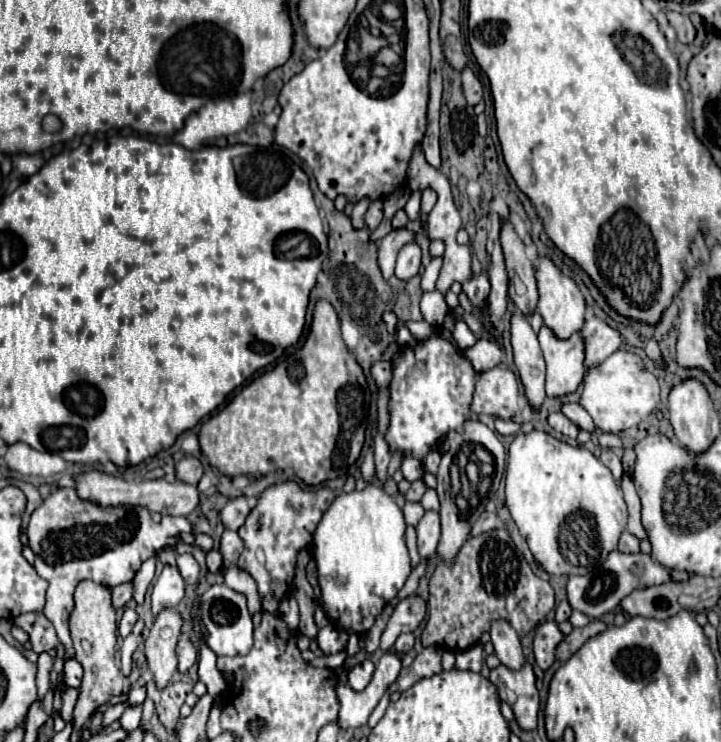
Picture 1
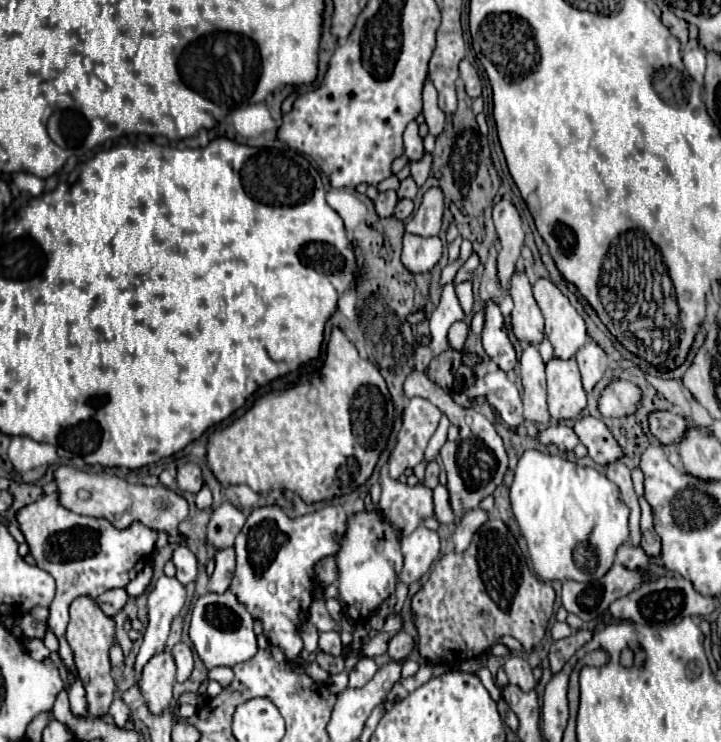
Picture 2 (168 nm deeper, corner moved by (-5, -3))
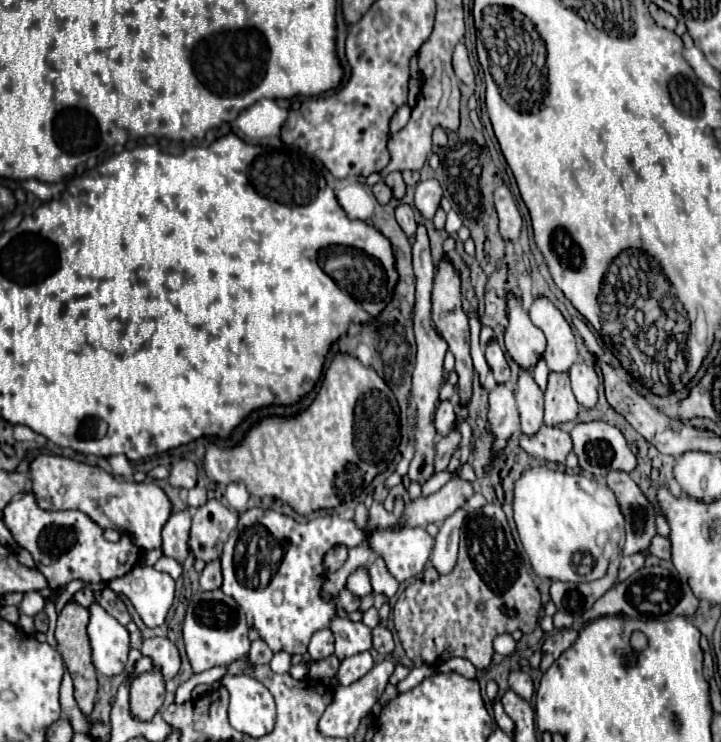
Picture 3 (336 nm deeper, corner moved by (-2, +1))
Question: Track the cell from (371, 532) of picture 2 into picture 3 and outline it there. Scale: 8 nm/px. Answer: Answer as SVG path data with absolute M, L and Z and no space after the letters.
M366 566L356 568L356 570L348 576L346 588L348 588L354 596L358 596L358 598L364 598L366 594L372 594L372 584L370 584L370 576L368 576L368 568L366 568Z

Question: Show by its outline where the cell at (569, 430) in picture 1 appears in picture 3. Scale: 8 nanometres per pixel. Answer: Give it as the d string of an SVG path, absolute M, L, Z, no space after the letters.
M542 426L534 436L520 434L520 446L534 458L564 462L572 450L572 438L558 426Z

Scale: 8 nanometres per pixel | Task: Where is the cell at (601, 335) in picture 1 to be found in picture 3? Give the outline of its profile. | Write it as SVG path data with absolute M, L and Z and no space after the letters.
M584 360L574 362L572 368L570 368L570 380L572 380L572 390L574 390L576 400L578 400L582 406L592 408L592 406L596 404L596 400L598 400L596 388L598 388L598 384L600 384L594 366L586 364Z

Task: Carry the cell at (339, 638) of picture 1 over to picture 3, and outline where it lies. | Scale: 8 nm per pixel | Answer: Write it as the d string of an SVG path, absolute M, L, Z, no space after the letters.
M328 628L314 632L310 646L308 646L308 654L312 660L322 660L334 654L334 634Z

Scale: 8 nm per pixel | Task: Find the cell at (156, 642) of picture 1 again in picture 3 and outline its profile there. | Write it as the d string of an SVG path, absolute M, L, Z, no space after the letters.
M160 668L140 674L130 688L130 710L140 720L152 720L158 708L164 704L166 686Z

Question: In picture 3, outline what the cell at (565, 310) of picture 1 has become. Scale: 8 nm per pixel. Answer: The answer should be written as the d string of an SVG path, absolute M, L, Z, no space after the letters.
M546 296L534 298L530 306L530 318L548 340L544 352L548 368L554 372L568 372L568 368L578 360L576 336L570 322Z

